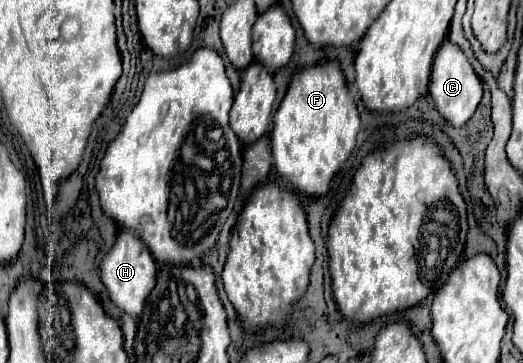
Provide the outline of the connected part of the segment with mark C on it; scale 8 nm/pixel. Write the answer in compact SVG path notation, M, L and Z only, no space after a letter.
M444 40L442 46L436 52L434 64L432 64L432 74L430 74L430 86L428 86L428 94L432 96L436 110L452 124L452 126L462 126L470 120L470 116L474 114L476 106L482 100L482 82L476 76L474 68L470 66L468 58L464 56L464 52L452 44L450 40Z

